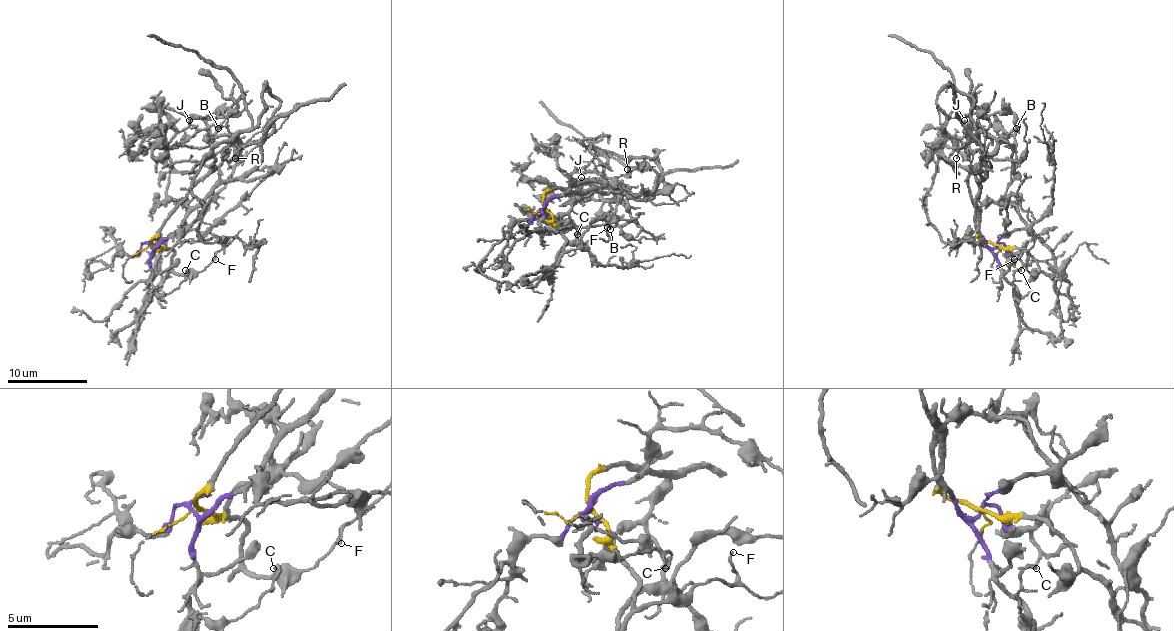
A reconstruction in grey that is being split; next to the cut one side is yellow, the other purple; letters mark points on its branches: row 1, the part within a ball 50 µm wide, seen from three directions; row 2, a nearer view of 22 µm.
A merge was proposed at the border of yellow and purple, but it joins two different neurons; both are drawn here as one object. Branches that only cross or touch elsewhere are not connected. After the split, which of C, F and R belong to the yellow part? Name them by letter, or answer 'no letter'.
F, R

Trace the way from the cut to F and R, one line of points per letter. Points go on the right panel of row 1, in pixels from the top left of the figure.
F: (995, 246), (1025, 250), (1037, 262), (1039, 270), (1031, 274), (1025, 266), (1029, 256), (1023, 252), (1013, 260)
R: (995, 246), (977, 232), (969, 173), (949, 159), (941, 147), (949, 137), (963, 143), (957, 157)

